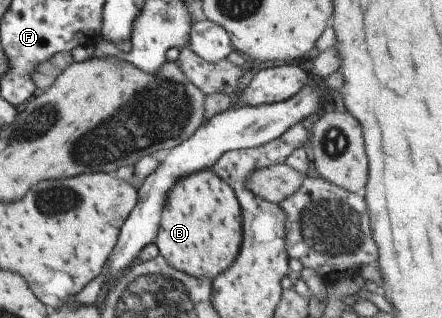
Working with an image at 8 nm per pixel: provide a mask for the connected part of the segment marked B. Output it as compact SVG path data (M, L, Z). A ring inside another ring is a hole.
M206 168L177 179L167 191L153 244L175 270L212 281L236 257L241 229L239 203L232 188Z

